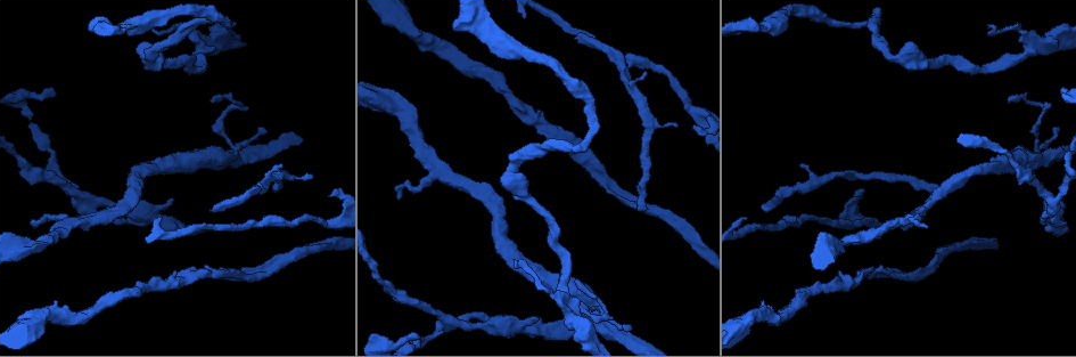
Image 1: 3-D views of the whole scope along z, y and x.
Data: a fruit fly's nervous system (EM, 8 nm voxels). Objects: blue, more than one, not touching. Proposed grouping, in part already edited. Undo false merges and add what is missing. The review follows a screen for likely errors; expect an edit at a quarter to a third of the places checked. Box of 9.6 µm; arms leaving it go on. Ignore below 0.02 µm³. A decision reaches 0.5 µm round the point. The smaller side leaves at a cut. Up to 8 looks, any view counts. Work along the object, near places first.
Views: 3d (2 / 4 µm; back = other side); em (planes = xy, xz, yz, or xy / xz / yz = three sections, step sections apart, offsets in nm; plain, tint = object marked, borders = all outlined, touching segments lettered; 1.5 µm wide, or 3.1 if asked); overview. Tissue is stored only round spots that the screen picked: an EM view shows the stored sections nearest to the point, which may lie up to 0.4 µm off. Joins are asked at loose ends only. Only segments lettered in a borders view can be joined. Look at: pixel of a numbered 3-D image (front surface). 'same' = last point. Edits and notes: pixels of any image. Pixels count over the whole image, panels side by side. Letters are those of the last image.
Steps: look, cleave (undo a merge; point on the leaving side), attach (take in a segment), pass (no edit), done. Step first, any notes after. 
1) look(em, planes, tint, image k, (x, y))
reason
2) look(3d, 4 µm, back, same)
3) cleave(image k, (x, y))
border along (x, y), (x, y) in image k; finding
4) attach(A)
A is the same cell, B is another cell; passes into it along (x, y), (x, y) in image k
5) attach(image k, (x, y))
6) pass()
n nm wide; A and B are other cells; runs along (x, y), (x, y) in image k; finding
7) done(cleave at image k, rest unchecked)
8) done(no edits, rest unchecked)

look(3d, 4 µm, image 1, (172, 198))

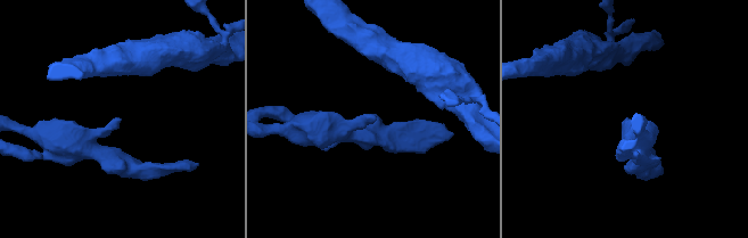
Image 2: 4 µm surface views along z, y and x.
look(em, planes, borders, image 2, (627, 120))
shape alone is not enough

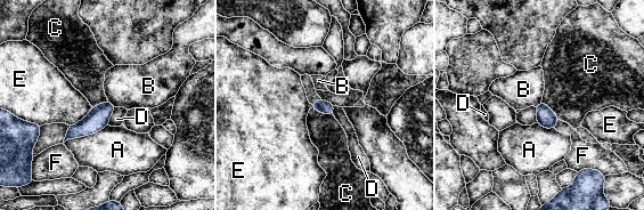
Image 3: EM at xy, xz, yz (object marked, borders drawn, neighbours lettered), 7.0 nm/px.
pass()
A, B, C, D, E and F are other cells; border along (311, 107), (326, 114), (332, 114) in image 3; none of them fits

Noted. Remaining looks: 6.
look(em, yz, step 4, tint, image 1, (836, 246))
sudden change in width

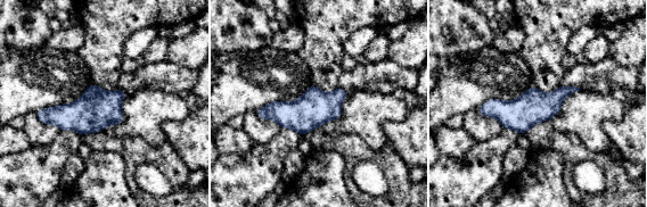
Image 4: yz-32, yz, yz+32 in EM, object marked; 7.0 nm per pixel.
look(em, planes, tint, same)
another direction

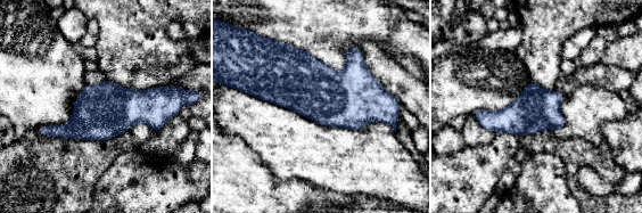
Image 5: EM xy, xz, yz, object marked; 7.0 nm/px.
look(em, planes, borders, same)
see the neighbours

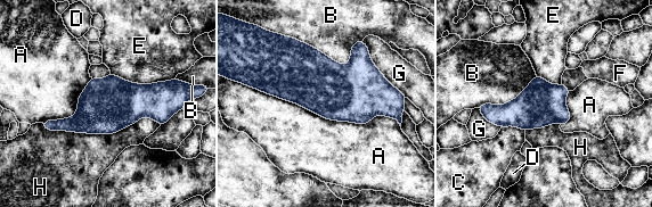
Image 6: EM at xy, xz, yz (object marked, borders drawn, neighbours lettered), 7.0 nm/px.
pass()
380 nm wide; A, B, C, D, E, F, G and H are other cells; continuous, no second neuron

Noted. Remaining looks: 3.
look(em, planes, borders, image 1, (526, 16))
tapers out

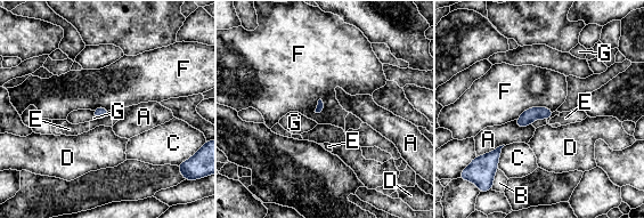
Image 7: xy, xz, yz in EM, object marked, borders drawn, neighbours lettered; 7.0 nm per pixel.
attach(G)
G is the same cell, A, B, C, D, E and F are other cells; passes into it along (99, 112), (95, 115), (78, 116) in image 7; it goes on there

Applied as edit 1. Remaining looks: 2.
done(attach at image 7, rest unchecked)

